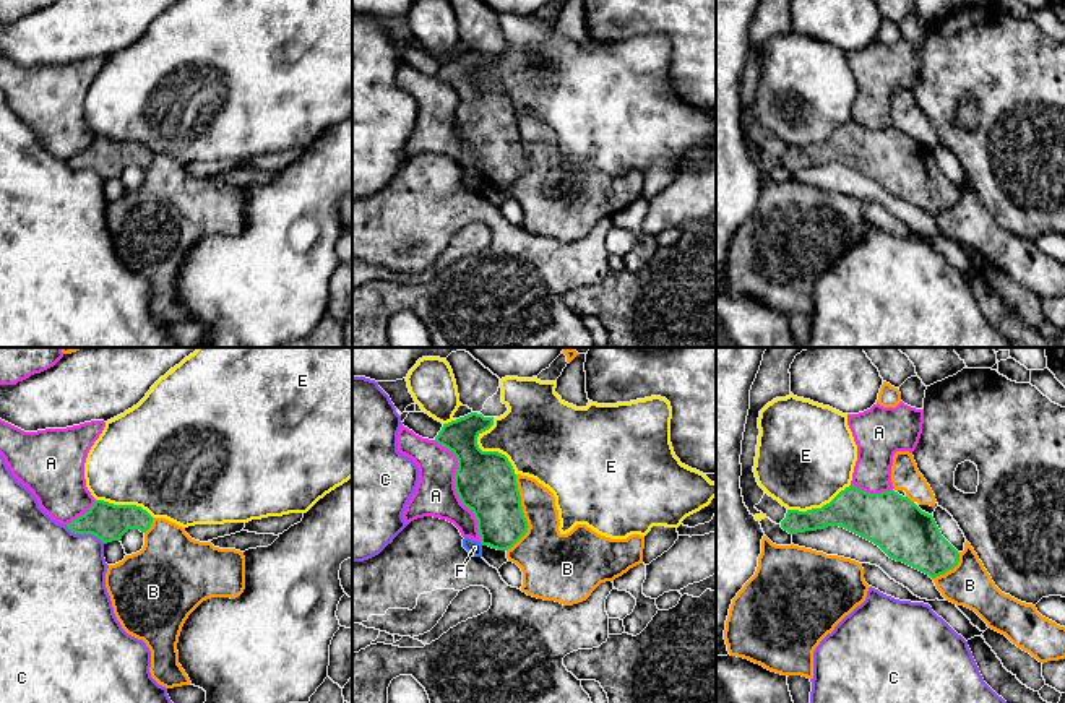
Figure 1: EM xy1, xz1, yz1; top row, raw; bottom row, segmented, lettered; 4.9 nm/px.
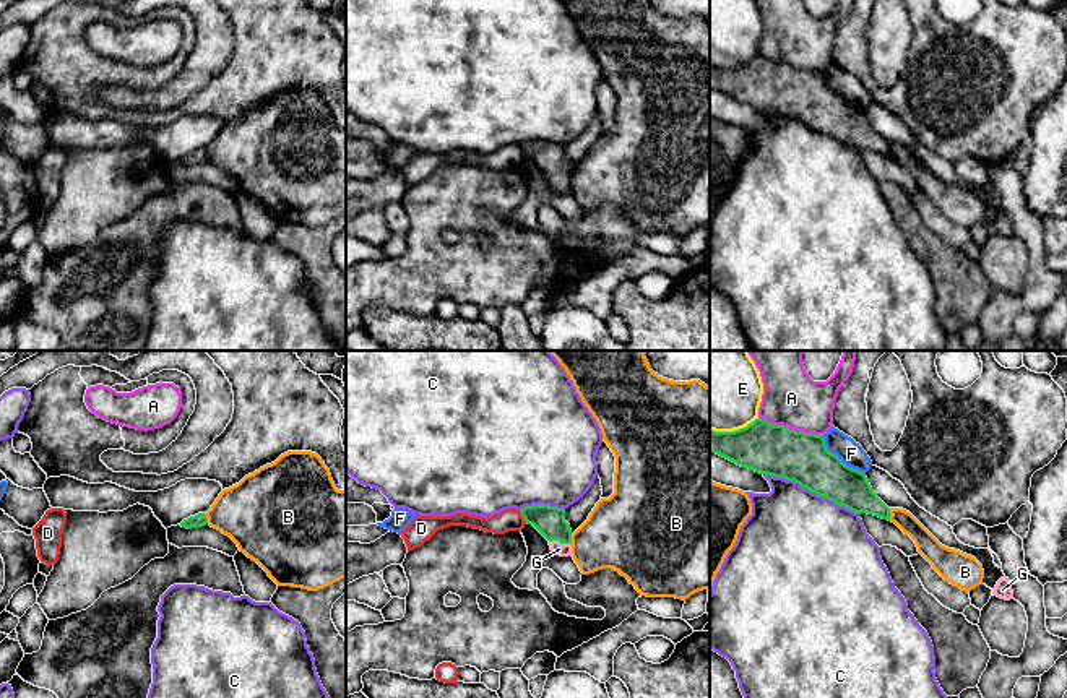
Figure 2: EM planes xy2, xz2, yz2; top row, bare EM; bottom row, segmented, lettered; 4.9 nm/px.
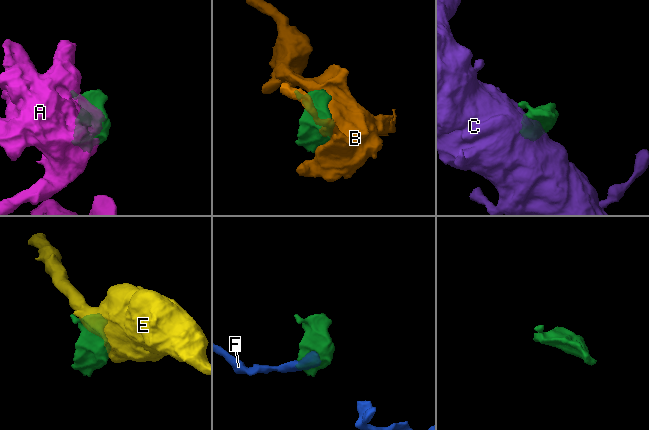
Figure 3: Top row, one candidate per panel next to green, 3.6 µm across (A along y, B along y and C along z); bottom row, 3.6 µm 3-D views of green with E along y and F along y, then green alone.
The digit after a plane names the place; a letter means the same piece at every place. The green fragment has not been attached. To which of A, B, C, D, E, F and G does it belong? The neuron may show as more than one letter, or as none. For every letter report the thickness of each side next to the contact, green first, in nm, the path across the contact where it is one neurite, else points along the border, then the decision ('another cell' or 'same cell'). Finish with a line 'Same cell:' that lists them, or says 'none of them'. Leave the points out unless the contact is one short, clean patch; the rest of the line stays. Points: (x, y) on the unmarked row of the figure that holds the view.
A: 300 nm thick on the green side, 200 nm on the other; another cell
B: 300 nm thick on the green side, 280 nm on the other; another cell
C: 240 nm thick on the green side, 480 nm on the other; another cell
D: 150 nm thick on the green side, 110 nm on the other; border along xz2 (518, 146), (527, 159); another cell
E: 300 nm thick on the green side, 360 nm on the other; another cell
F: 240 nm thick on the green side, 120 nm on the other; another cell
G: 150 nm thick on the green side, 60 nm on the other; runs through xz2 (549, 158), (557, 168), (559, 177), (559, 185); same cell
Same cell: G

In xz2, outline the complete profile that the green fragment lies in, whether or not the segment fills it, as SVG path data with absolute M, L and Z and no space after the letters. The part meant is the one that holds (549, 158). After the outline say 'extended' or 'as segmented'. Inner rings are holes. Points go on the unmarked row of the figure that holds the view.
M533 141L520 146L526 161L533 161L547 177L555 192L572 192L572 166L565 146L549 141Z | extended

